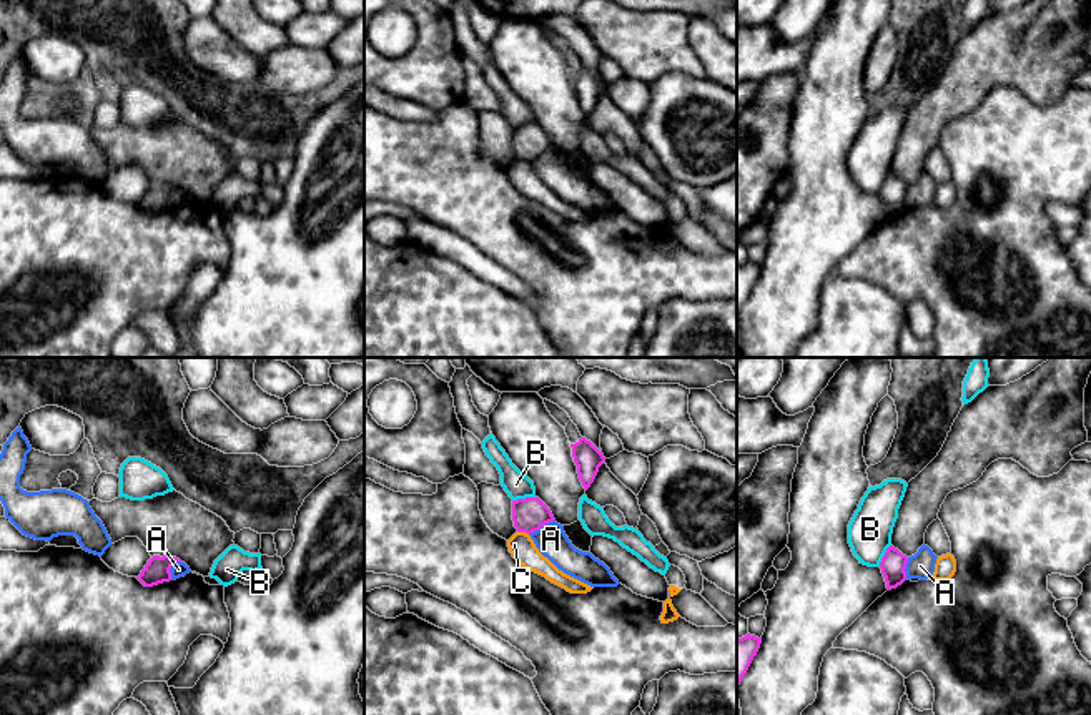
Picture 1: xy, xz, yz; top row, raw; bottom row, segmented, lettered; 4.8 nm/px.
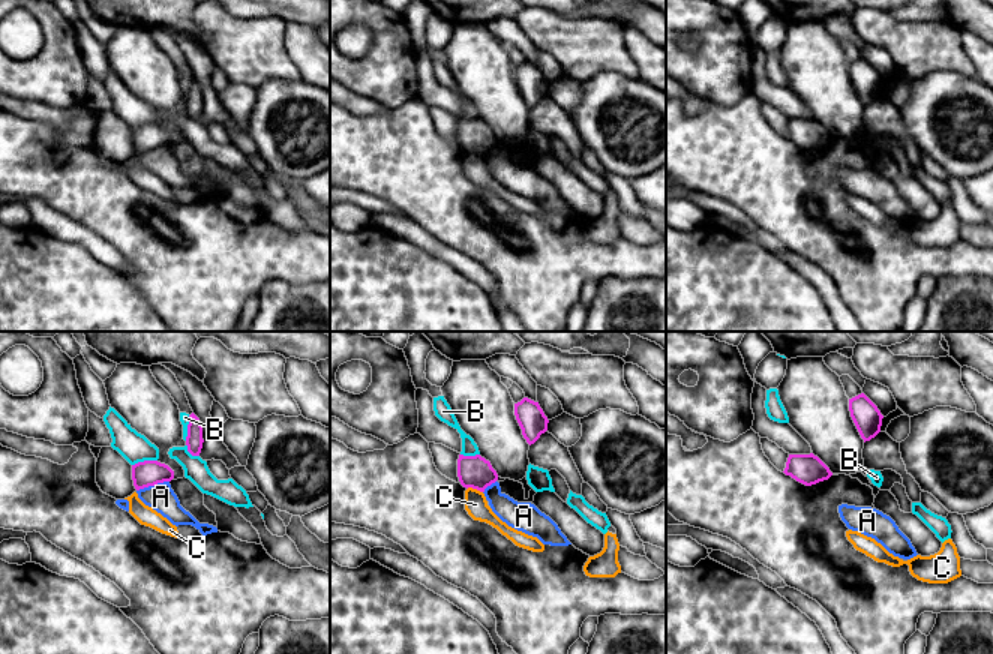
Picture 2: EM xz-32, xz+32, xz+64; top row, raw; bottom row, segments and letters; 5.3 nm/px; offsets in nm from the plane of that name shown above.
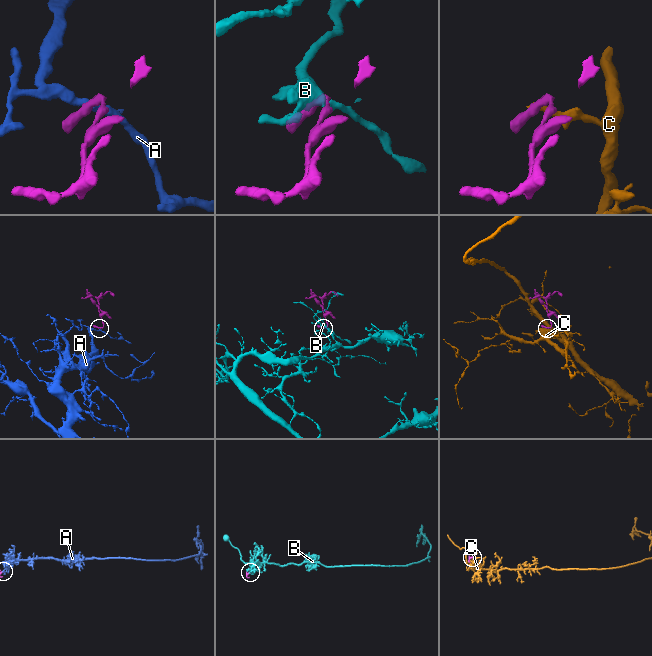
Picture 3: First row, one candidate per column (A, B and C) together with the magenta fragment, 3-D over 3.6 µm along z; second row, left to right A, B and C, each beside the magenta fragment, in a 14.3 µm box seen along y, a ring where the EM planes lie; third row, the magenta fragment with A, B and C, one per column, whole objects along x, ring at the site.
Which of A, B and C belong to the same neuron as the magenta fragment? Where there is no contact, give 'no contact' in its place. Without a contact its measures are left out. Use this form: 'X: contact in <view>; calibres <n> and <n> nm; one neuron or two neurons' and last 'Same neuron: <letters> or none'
A: contact in xz; calibres 170 and 150 nm; two neurons
B: contact in xz; calibres 170 and 120 nm; two neurons
C: contact in xz; calibres 170 and 120 nm; two neurons
Same neuron: none

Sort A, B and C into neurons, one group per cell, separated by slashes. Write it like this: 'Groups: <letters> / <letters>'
Groups: A / B / C

